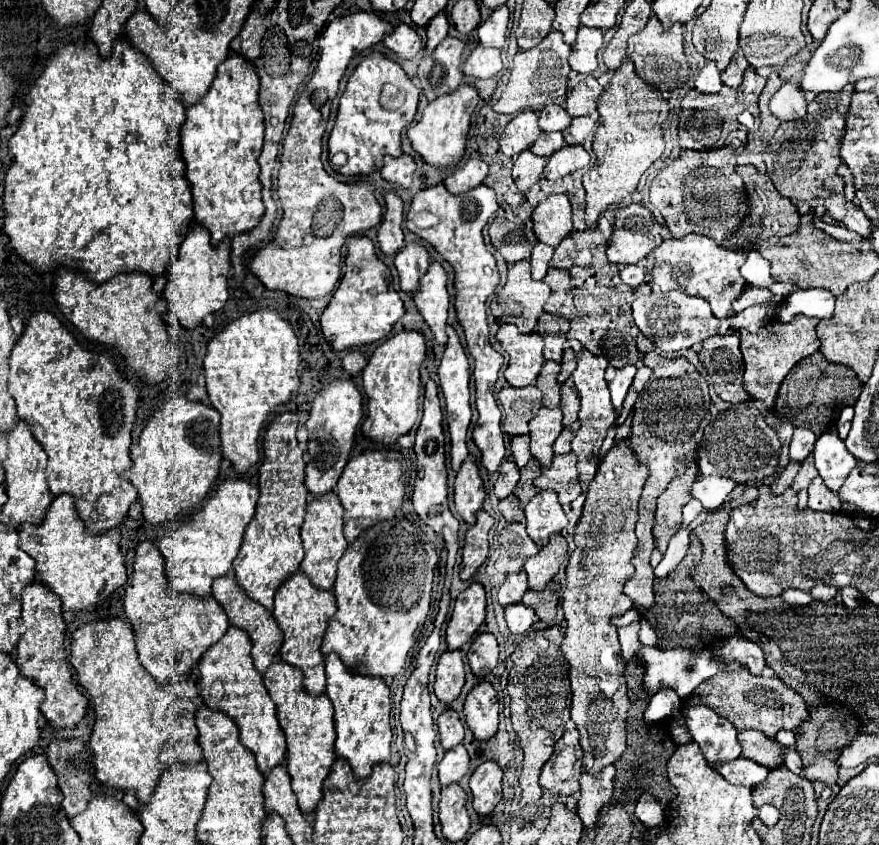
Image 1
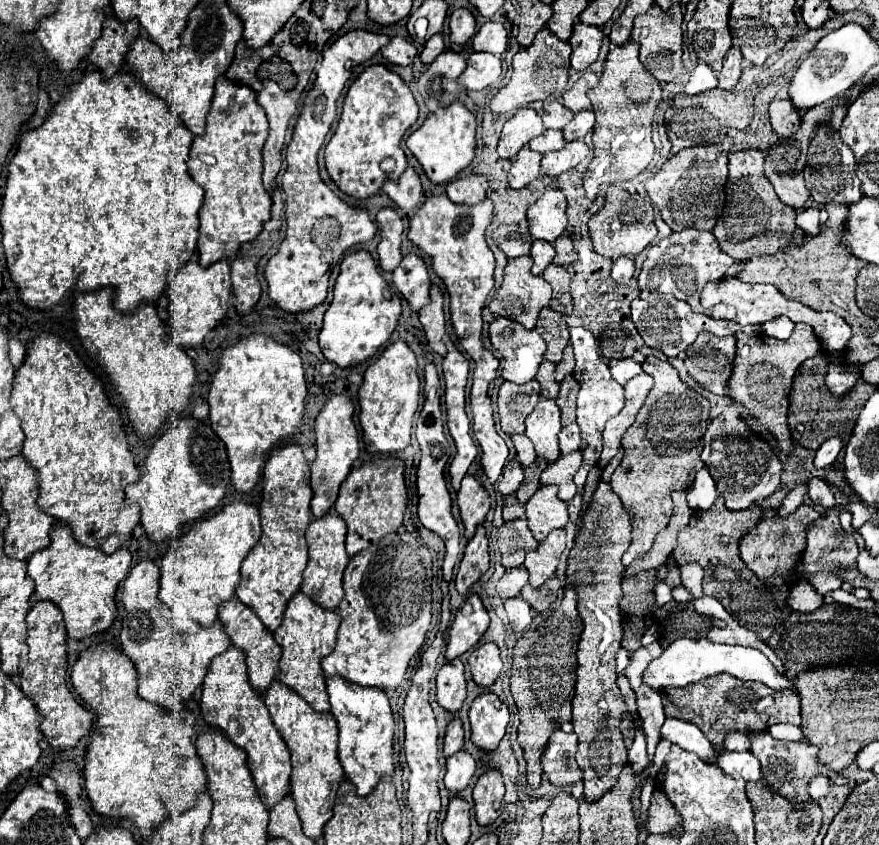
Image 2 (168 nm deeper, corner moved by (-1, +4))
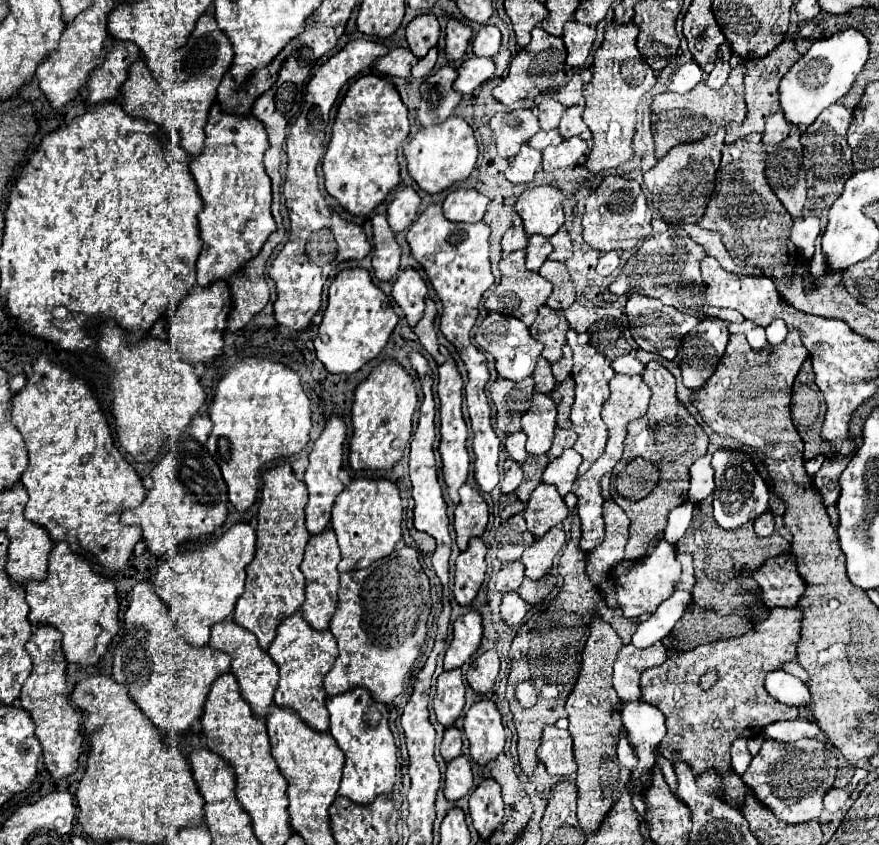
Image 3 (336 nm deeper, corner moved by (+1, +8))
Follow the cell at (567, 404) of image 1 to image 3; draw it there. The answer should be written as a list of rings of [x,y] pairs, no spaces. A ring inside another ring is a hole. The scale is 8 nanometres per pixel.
[[[565,378],[561,384],[557,384],[553,388],[553,392],[549,394],[557,406],[557,426],[559,428],[569,428],[571,420],[569,420],[569,410],[575,398],[575,382],[573,378]]]

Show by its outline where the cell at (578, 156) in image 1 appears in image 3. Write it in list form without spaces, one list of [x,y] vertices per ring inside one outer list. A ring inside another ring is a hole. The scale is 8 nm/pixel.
[[[573,136],[569,140],[563,140],[557,146],[549,146],[543,150],[543,164],[541,168],[545,172],[553,172],[557,168],[567,168],[575,164],[581,156],[585,156],[589,150],[587,142],[579,136]]]

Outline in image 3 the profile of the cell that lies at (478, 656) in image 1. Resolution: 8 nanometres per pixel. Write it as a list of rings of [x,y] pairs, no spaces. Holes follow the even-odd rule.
[[[493,650],[483,652],[481,656],[477,656],[471,666],[467,668],[467,682],[469,686],[477,692],[477,694],[485,694],[493,688],[495,680],[499,674],[499,658]]]

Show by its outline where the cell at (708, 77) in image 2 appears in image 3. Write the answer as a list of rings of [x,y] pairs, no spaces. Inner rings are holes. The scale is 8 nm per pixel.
[[[687,62],[673,76],[673,80],[669,84],[669,90],[671,92],[677,92],[677,94],[685,94],[693,86],[697,86],[701,80],[703,80],[703,70],[695,62]]]

